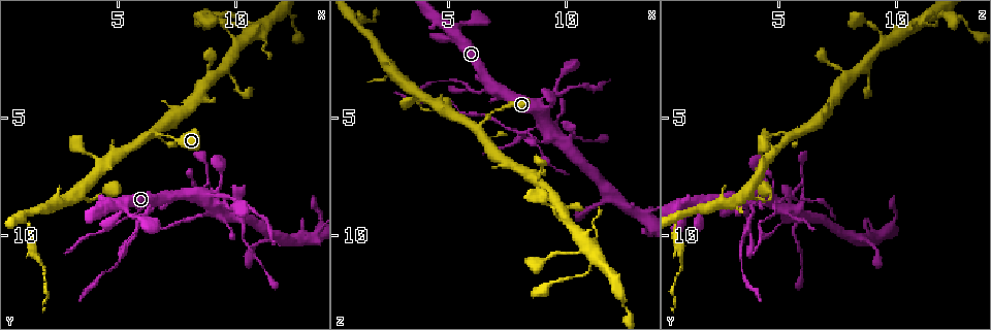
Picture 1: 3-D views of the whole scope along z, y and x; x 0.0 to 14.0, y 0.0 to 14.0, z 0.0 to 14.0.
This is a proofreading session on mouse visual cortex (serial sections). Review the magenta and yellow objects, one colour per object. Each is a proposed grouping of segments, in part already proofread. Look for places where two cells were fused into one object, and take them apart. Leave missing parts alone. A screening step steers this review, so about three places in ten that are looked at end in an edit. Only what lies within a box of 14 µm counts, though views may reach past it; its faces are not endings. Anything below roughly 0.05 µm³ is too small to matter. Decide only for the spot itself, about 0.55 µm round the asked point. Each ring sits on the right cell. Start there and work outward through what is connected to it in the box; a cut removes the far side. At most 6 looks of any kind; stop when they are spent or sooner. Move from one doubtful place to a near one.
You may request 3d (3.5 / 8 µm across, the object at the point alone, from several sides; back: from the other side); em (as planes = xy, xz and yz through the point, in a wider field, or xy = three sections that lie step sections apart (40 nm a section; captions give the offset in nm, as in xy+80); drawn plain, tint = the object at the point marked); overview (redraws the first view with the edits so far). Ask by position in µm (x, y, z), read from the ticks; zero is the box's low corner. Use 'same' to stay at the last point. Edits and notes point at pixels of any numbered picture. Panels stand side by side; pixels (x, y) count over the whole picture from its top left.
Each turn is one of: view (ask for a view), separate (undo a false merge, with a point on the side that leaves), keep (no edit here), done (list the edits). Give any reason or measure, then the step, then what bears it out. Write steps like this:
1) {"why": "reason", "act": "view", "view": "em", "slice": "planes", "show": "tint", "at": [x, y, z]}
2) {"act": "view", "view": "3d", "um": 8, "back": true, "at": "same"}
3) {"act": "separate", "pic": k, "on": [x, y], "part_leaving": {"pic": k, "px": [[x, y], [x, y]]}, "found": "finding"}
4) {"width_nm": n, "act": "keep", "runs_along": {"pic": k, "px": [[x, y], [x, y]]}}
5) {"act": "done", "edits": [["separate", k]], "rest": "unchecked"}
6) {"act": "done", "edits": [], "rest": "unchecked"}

{"why": "three arms meet", "act": "view", "view": "3d", "um": 3.5, "at": [5.8, 9.8, 3.7]}

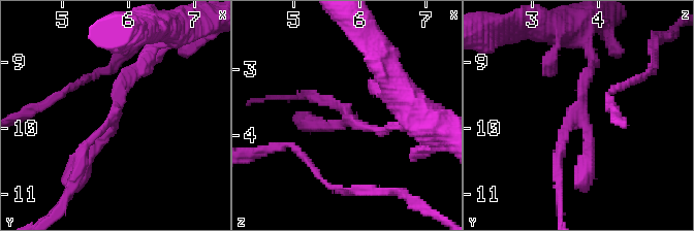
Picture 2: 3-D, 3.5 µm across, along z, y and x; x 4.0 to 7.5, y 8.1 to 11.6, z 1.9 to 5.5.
{"act": "view", "view": "em", "slice": "xy", "step": 5, "show": "tint", "at": [5.75, 9.80, 3.65]}

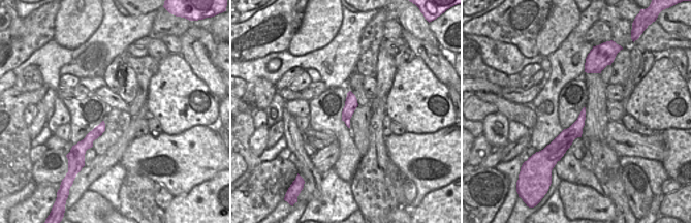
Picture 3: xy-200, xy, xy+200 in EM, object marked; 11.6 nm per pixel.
{"arm_widths_nm": [150, 150, 200], "act": "keep", "runs_along": {"pic": 2, "px": [[149, 62], [76, 170]]}, "found": "all the same cell"}

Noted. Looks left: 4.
{"why": "three-way junction", "act": "view", "view": "3d", "um": 3.5, "at": [3.5, 8.4, 3.8]}

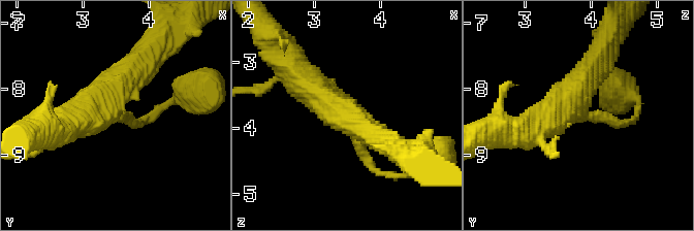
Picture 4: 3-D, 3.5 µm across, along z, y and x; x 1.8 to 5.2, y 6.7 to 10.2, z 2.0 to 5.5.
{"why": "now the EM", "act": "view", "view": "em", "slice": "xy", "step": 2, "show": "tint", "at": [3.50, 8.30, 3.85]}

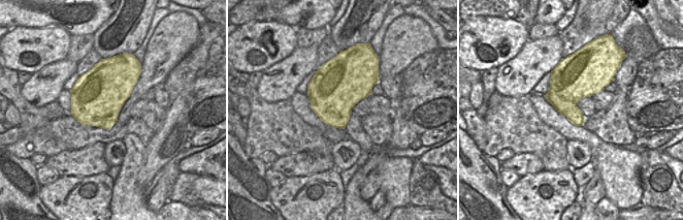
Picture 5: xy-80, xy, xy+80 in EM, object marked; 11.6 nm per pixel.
{"arm_widths_nm": [150, 400, 500], "act": "keep", "runs_along": {"pic": 4, "px": [[155, 46], [104, 98], [63, 126]]}, "found": "one cell here"}

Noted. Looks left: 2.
{"why": "sudden change in width", "act": "view", "view": "3d", "um": 3.5, "at": [10.4, 9.7, 5.7]}

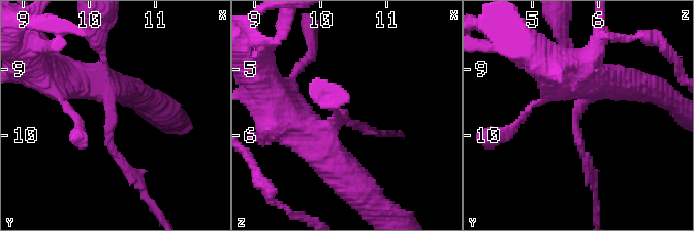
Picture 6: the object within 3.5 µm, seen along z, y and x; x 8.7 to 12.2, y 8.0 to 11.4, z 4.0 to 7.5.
{"arm_widths_nm": [150, 400], "act": "view", "view": "em", "slice": "xy", "step": 2, "show": "tint", "at": [10.30, 9.70, 5.70]}

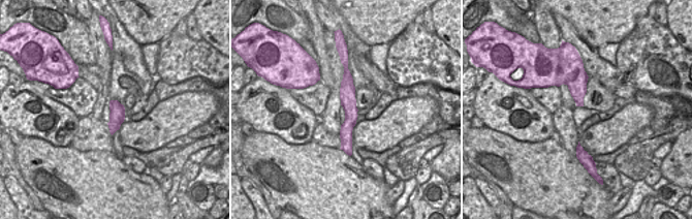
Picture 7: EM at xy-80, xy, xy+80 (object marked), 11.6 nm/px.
{"act": "keep", "runs_along": {"pic": 6, "px": [[70, 75], [108, 100], [108, 144], [133, 173]]}, "found": "all the same cell"}

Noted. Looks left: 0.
{"act": "done", "edits": [], "rest": "unchecked"}

